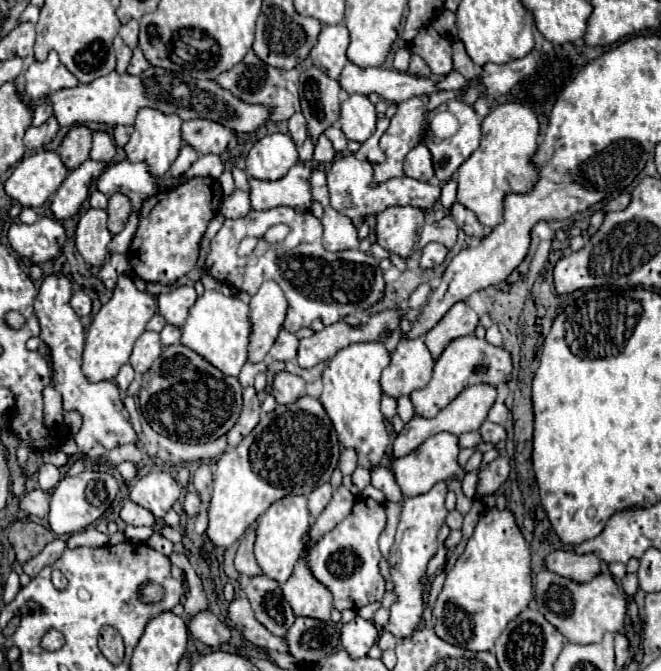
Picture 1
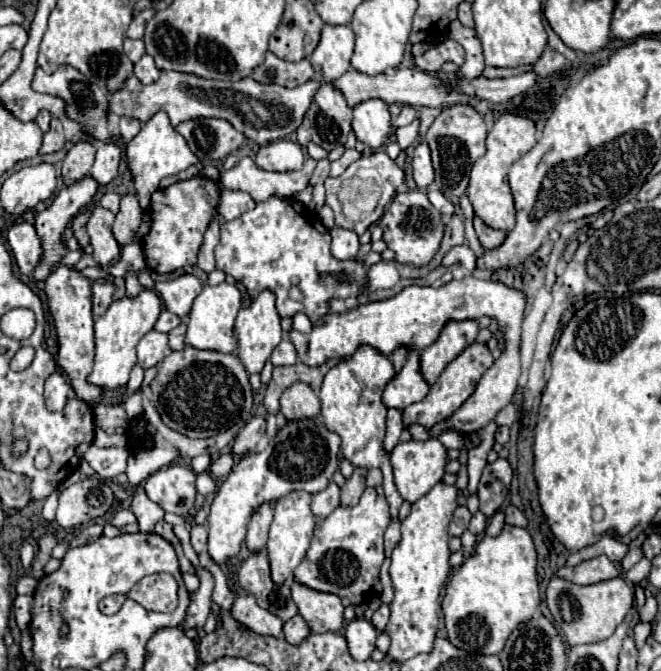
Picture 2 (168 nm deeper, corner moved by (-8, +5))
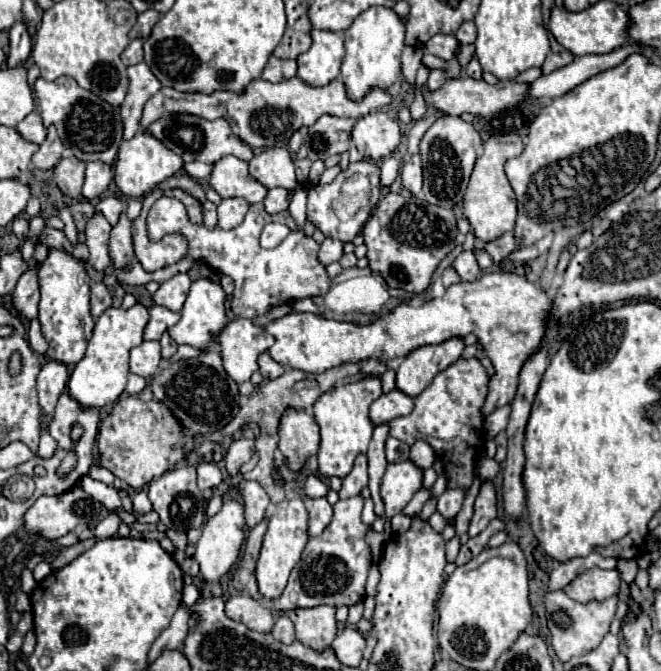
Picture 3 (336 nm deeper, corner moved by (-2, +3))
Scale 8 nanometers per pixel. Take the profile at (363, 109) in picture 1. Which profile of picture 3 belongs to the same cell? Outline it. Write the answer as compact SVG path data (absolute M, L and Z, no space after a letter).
M376 111L358 119L352 129L352 141L362 157L380 161L400 143L400 125L384 111Z

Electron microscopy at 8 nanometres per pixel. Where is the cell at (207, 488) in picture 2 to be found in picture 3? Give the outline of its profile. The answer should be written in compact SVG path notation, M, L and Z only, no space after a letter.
M202 461L198 465L198 487L210 489L222 483L222 471L214 461Z

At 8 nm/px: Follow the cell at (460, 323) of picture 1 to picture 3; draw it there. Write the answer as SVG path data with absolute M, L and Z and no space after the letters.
M452 337L438 345L424 345L408 353L396 369L396 389L408 397L420 395L432 379L448 365L460 359L464 343L460 337Z

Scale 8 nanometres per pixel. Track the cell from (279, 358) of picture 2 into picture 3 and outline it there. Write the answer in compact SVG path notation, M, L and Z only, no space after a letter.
M262 353L258 357L258 365L260 365L260 373L262 373L264 379L276 379L284 371L278 363L274 363L274 359L270 359L268 353Z

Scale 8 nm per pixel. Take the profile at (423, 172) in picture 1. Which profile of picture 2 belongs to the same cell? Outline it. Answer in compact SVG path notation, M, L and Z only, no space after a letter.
M422 141L414 147L412 153L412 175L414 181L418 183L418 187L428 187L434 181L434 167L432 167L432 159L430 159L430 149L428 143Z

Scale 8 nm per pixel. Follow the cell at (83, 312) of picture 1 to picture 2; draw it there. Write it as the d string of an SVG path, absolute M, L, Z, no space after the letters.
M92 283L92 315L100 317L100 313L104 313L104 309L108 309L108 305L112 303L112 293L114 293L114 285L106 283Z

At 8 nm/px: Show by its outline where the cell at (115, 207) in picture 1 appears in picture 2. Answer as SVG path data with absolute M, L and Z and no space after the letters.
M124 195L120 201L120 211L116 213L116 221L112 227L116 241L120 245L130 243L140 223L142 223L142 209L138 205L136 195Z

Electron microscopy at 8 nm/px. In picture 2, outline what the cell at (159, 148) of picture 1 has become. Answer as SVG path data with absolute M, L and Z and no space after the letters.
M158 111L142 129L140 133L128 143L126 147L126 157L128 157L128 167L132 171L134 187L136 187L136 195L140 201L140 207L144 211L150 209L150 195L158 189L160 179L176 175L180 171L184 171L190 165L198 163L198 157L190 151L188 143L184 141L184 137L174 129L174 125L170 123L168 115L164 111Z

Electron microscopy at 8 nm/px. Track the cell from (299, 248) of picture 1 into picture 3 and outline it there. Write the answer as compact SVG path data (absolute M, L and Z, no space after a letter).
M160 197L148 217L146 217L146 229L150 241L160 241L166 233L180 233L188 239L188 257L194 261L204 261L212 269L220 271L222 275L232 277L234 281L234 295L230 301L230 307L236 317L264 317L270 307L292 303L296 299L314 297L314 295L326 295L330 289L330 277L326 275L326 269L318 263L318 243L312 237L306 237L302 231L290 233L276 249L262 249L258 239L264 229L264 225L270 221L284 223L288 227L294 227L294 219L288 211L282 211L278 215L270 215L264 211L262 203L250 205L244 221L230 231L224 231L220 227L208 229L206 225L194 225L190 223L184 205L178 199Z

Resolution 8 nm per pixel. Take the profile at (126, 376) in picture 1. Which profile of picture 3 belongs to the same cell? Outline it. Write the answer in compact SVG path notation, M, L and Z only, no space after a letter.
M128 375L128 385L126 385L128 395L140 395L144 387L146 387L146 379L142 379L140 375Z

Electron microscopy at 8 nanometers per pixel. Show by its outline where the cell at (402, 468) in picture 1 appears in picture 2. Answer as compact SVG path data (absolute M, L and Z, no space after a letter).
M428 439L428 441L402 441L398 443L394 449L392 449L392 455L390 455L390 461L392 461L392 469L394 469L394 481L396 481L396 487L400 491L400 495L414 503L418 501L422 495L426 495L444 475L444 469L446 469L446 463L448 463L448 449L436 439Z

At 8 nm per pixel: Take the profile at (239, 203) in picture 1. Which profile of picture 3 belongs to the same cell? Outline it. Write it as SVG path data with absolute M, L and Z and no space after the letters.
M234 197L234 199L224 199L218 205L218 227L222 229L234 229L236 225L240 225L244 221L244 215L248 211L248 203L246 199Z

